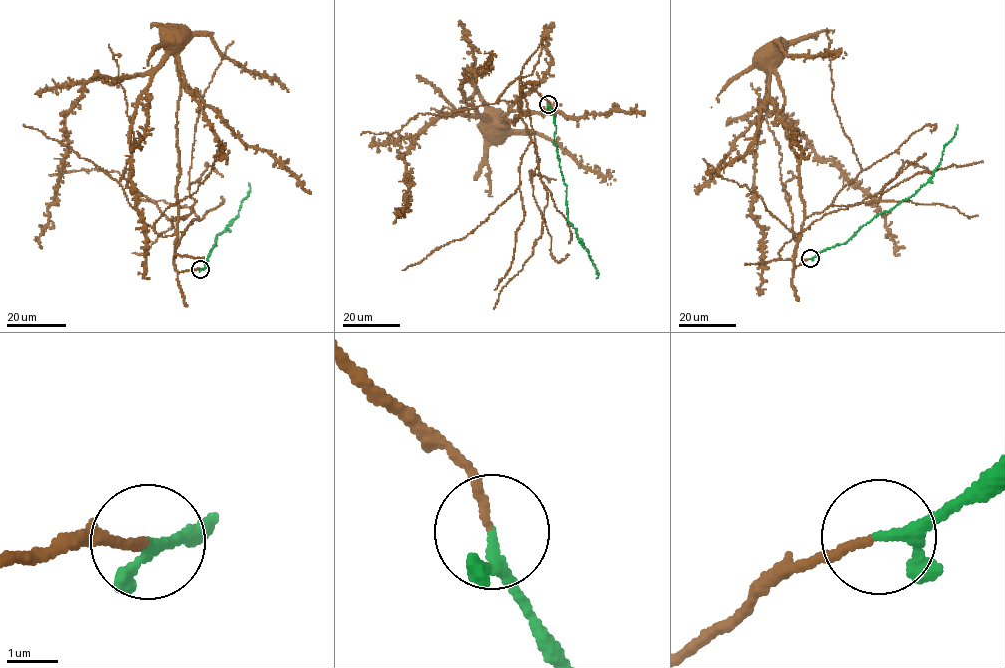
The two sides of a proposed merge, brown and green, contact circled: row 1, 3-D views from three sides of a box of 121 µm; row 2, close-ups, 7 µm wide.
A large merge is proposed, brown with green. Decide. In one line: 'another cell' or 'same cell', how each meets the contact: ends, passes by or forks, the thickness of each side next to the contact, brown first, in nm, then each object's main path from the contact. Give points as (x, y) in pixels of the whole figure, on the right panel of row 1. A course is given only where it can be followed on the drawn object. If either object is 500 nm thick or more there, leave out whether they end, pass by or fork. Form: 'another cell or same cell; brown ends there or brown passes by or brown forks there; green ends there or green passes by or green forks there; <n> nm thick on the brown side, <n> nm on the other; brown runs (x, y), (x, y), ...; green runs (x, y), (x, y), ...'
same cell; brown ends there; green passes by; 140 nm thick on the brown side, 170 nm on the other; brown runs (810, 258), (793, 271), (795, 245), (804, 219), (798, 157), (784, 126), (784, 90), (761, 52); green runs (810, 258), (845, 243), (863, 225), (912, 196), (940, 164), (943, 148), (955, 135), (957, 124)

